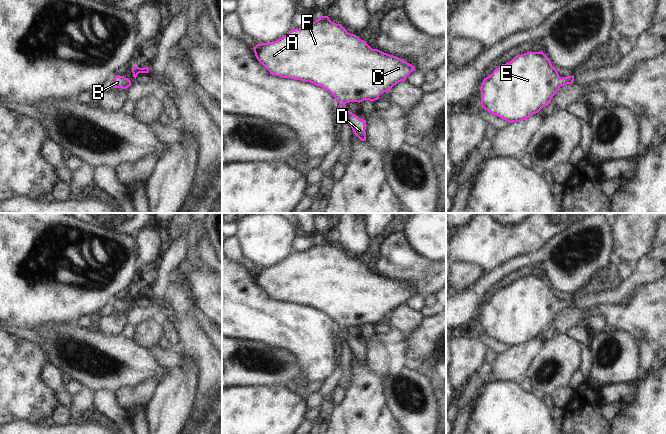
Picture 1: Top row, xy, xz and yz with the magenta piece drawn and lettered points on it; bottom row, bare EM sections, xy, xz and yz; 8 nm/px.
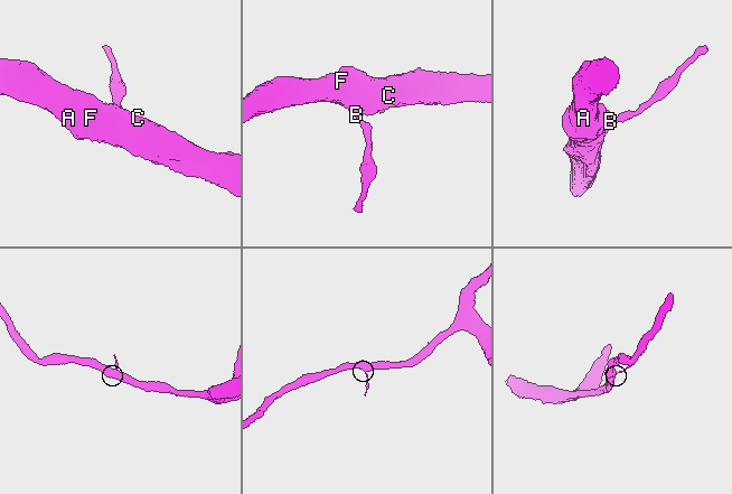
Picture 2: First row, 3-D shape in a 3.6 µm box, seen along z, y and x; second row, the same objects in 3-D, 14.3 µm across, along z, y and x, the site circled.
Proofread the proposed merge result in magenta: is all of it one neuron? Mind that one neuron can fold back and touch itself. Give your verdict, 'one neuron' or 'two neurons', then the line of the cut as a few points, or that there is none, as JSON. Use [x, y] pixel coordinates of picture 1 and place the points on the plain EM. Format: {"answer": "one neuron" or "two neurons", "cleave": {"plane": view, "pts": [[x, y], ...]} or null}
{"answer": "one neuron", "cleave": null}

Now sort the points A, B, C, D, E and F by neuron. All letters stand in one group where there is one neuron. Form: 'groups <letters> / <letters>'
groups A B C D E F

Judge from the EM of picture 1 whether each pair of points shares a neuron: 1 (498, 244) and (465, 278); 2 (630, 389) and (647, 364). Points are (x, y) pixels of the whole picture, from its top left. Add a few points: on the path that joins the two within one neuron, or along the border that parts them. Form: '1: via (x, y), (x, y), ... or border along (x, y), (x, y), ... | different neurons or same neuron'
1: border along (456, 262), (476, 263), (484, 271) | different neurons
2: border along (650, 371), (644, 376) | different neurons

